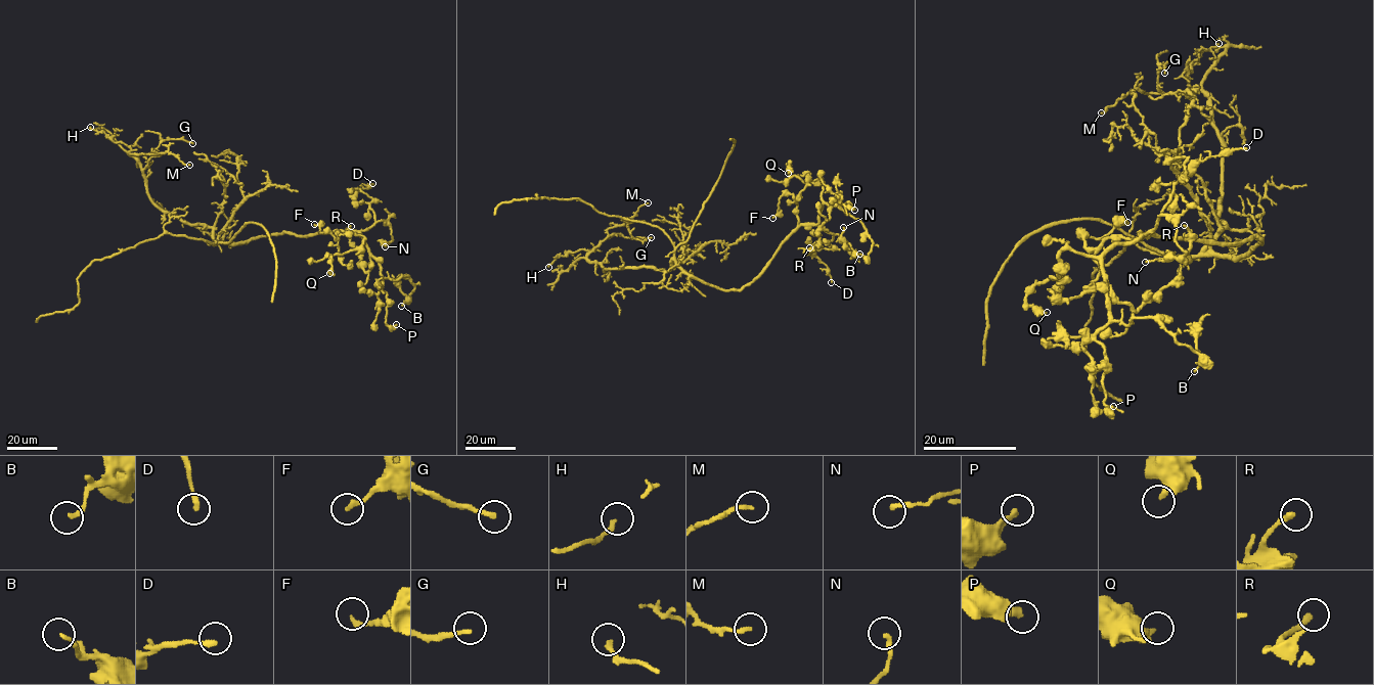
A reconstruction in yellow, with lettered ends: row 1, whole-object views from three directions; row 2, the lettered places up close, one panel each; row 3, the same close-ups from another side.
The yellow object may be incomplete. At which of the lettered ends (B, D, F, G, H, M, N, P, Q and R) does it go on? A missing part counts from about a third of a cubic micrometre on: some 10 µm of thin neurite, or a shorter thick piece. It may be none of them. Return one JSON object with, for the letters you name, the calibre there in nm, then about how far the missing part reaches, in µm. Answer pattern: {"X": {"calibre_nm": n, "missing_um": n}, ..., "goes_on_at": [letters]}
{"goes_on_at": []}

